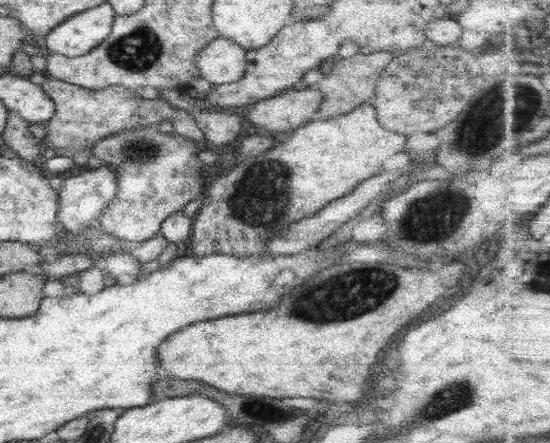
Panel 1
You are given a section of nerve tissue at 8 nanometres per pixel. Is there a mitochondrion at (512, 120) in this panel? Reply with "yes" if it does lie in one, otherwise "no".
yes

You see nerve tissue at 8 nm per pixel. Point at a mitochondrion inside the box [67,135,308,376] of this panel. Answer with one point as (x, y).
(255, 199)

